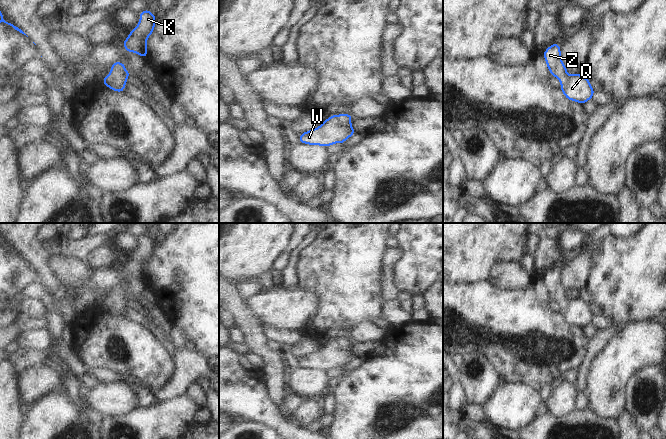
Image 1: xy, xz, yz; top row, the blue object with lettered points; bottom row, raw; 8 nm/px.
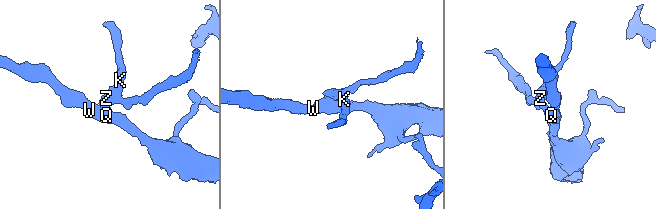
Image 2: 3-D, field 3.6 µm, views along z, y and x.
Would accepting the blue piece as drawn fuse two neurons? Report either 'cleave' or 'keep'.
keep

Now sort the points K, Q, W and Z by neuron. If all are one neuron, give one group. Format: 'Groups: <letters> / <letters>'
Groups: K Q W Z

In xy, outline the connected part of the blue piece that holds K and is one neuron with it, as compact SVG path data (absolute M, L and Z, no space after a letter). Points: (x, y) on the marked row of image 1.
M148 9L139 13L140 21L138 25L130 32L126 40L122 43L126 52L134 52L144 58L147 58L148 37L153 33L155 28L155 18Z

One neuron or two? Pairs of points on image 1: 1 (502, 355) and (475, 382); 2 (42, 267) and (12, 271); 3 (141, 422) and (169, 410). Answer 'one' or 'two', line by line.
1: two
2: two
3: one

